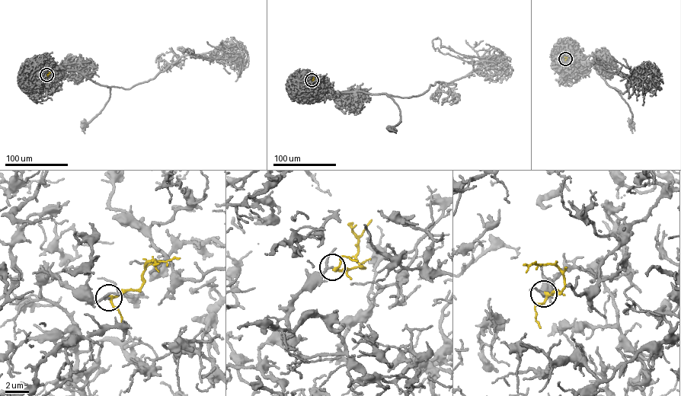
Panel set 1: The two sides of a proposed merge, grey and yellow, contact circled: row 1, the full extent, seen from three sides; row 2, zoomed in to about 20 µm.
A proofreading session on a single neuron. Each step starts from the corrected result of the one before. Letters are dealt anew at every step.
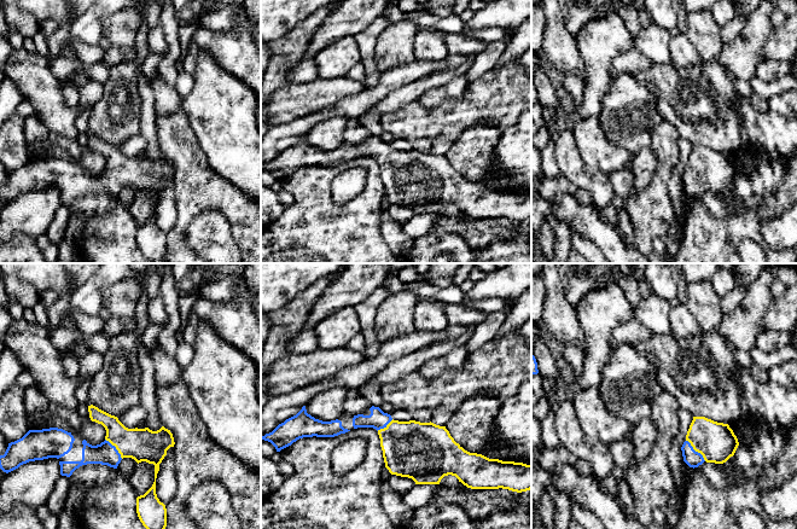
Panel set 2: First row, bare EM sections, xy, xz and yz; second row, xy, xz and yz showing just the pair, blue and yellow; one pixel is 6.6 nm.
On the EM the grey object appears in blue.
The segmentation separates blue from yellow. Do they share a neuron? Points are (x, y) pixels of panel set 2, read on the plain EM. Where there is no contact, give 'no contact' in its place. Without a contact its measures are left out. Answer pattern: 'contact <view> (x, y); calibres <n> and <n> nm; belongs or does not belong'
contact yz (694, 180); calibres 110 and 260 nm; belongs

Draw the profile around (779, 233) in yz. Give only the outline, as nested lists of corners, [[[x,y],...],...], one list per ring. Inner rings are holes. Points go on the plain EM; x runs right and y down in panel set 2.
[[[797,202],[786,208],[779,217],[760,221],[761,234],[770,249],[797,248]]]

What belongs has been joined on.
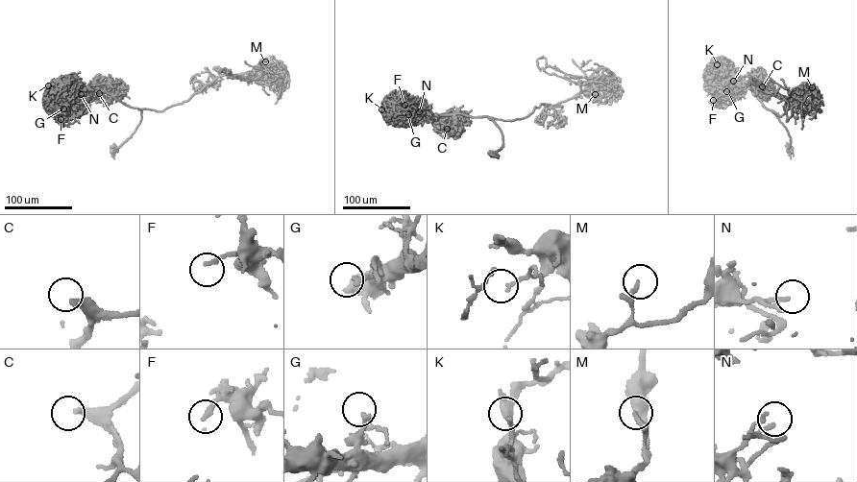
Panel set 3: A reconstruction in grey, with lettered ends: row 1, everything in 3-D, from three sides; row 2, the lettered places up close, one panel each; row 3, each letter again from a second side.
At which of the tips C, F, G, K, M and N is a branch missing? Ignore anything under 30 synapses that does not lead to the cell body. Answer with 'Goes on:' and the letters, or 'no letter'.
Goes on: C

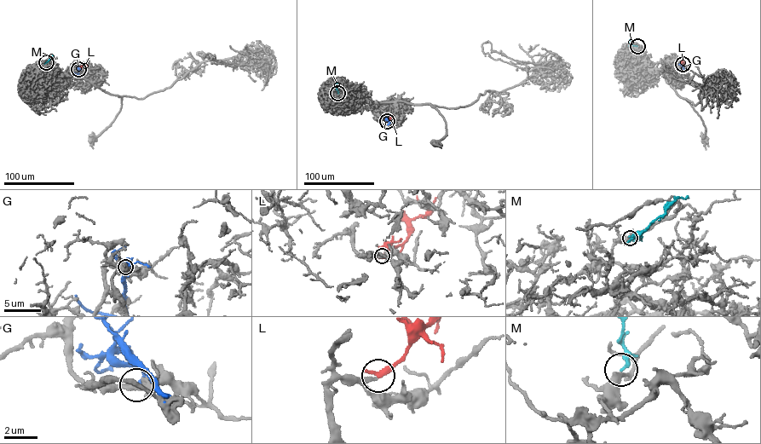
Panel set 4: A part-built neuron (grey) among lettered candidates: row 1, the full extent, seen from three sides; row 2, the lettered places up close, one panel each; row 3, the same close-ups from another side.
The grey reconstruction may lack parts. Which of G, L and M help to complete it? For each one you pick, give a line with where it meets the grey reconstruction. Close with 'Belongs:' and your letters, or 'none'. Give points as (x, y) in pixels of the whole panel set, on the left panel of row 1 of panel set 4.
L: meets grey at (78, 69)
Belongs: L

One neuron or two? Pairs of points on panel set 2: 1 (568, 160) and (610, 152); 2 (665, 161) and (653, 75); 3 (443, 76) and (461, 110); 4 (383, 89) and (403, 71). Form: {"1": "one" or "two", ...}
{"1": "two", "2": "two", "3": "two", "4": "one"}

